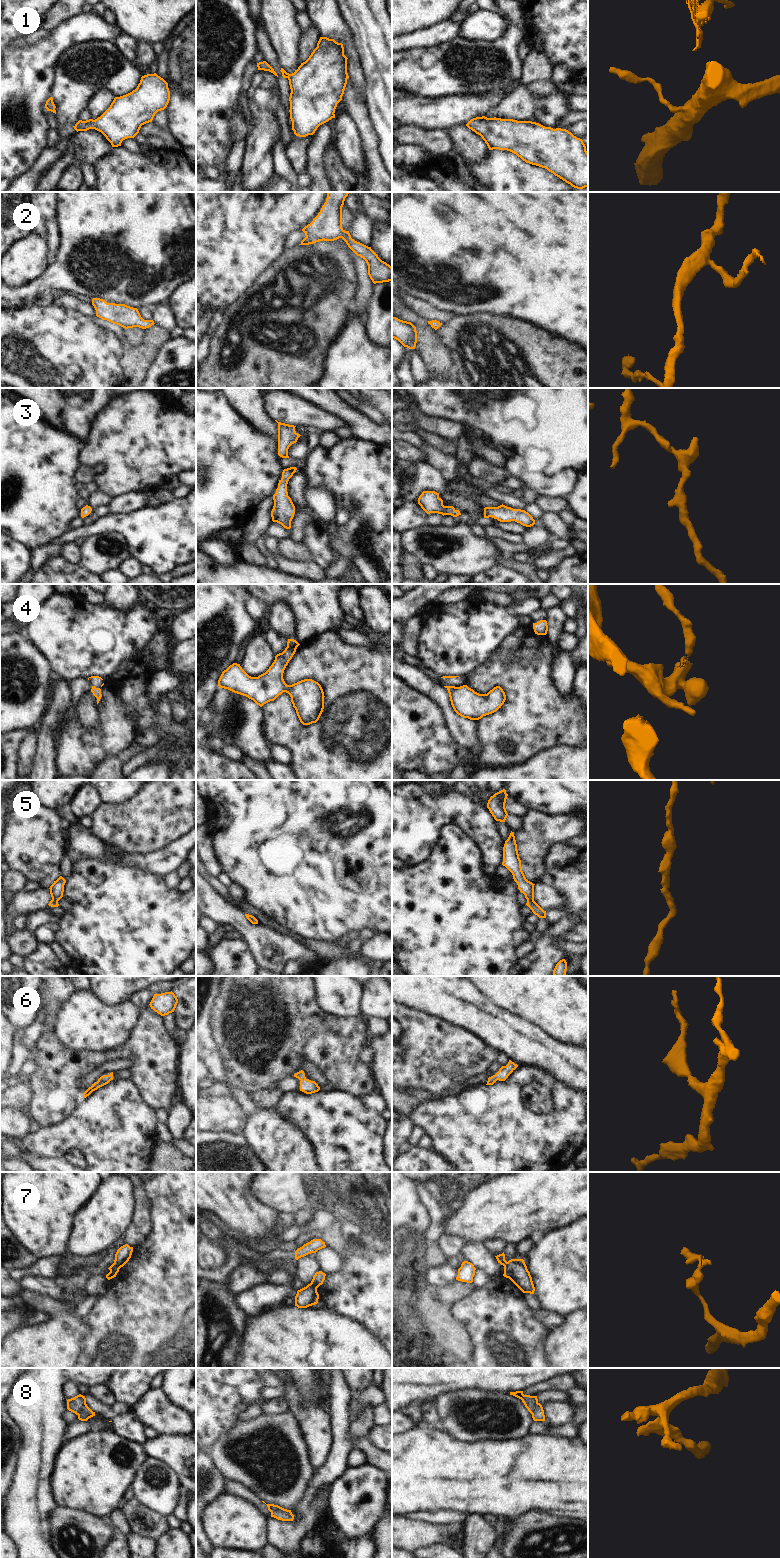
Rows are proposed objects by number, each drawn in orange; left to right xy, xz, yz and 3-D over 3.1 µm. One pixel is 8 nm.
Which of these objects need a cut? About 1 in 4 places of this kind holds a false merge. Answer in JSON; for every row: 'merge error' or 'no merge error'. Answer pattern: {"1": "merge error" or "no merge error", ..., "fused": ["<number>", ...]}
{"1": "no merge error", "2": "no merge error", "3": "no merge error", "4": "merge error", "5": "no merge error", "6": "no merge error", "7": "merge error", "8": "no merge error", "fused": ["4", "7"]}

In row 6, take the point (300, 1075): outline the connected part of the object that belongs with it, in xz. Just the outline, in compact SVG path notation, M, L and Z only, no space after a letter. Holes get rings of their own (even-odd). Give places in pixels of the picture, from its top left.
M303 1070L295 1073L294 1077L300 1080L300 1091L306 1094L312 1094L320 1090L320 1087L315 1081L311 1081L305 1077Z

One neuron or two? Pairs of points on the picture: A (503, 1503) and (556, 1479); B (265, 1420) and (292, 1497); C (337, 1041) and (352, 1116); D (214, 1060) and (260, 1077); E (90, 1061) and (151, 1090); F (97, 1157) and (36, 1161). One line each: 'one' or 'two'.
A: one
B: one
C: two
D: two
E: one
F: two

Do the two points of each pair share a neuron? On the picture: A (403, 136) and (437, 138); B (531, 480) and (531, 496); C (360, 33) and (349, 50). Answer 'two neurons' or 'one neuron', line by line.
A: one neuron
B: two neurons
C: two neurons

